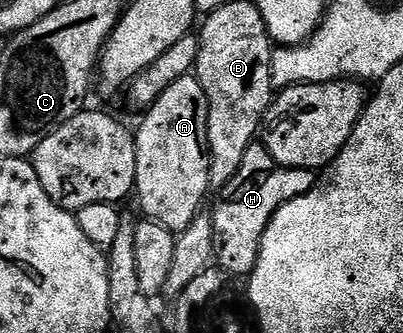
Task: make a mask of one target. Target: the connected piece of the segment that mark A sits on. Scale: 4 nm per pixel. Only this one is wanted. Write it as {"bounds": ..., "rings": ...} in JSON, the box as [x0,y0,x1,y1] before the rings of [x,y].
{"bounds":[134,74,211,233],"rings":[[[191,74],[172,82],[152,107],[145,109],[142,125],[136,128],[134,145],[136,146],[136,200],[142,207],[142,216],[154,220],[169,232],[180,233],[188,230],[192,222],[203,211],[202,203],[206,192],[211,191],[208,170],[210,169],[210,151],[208,150],[208,98],[200,86],[197,75]]]}

